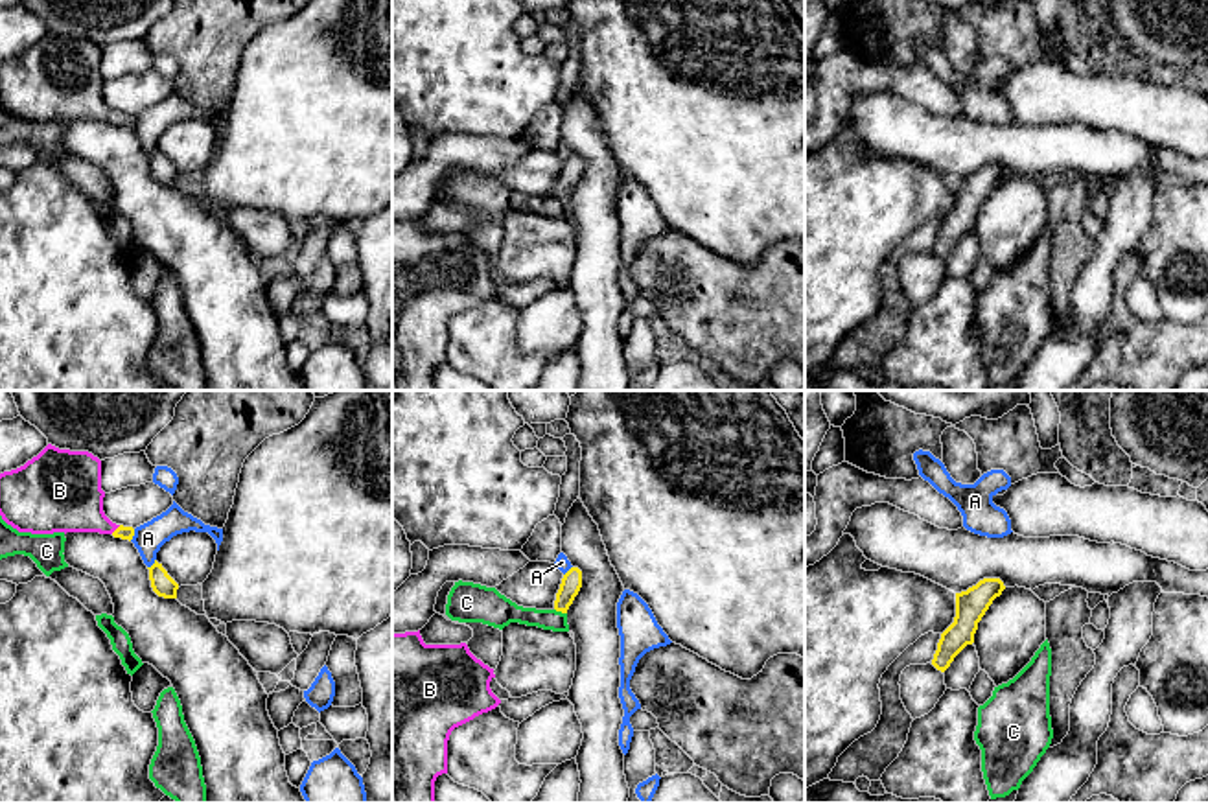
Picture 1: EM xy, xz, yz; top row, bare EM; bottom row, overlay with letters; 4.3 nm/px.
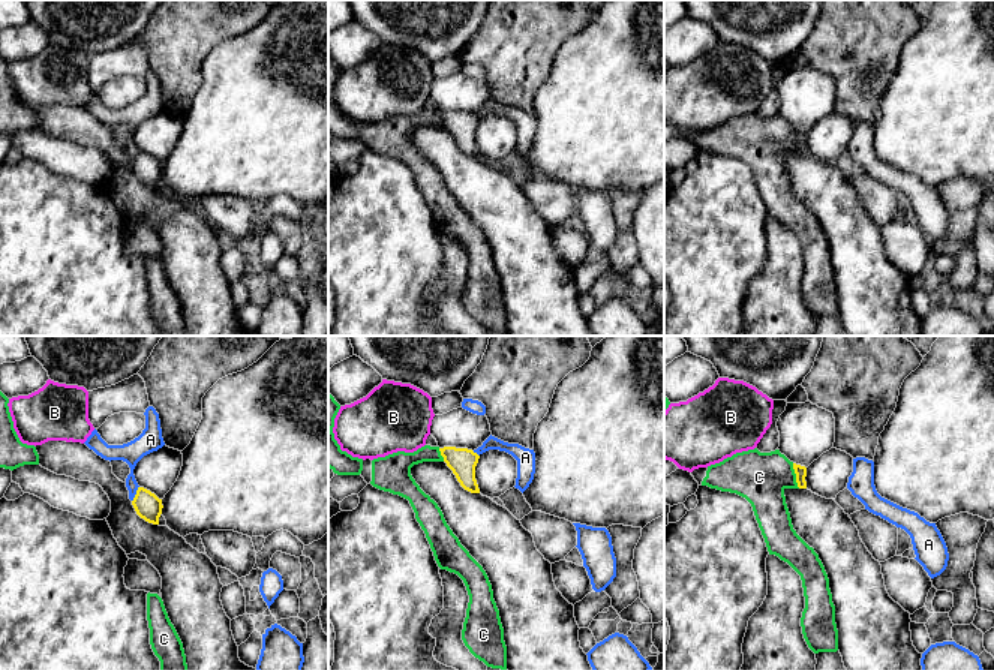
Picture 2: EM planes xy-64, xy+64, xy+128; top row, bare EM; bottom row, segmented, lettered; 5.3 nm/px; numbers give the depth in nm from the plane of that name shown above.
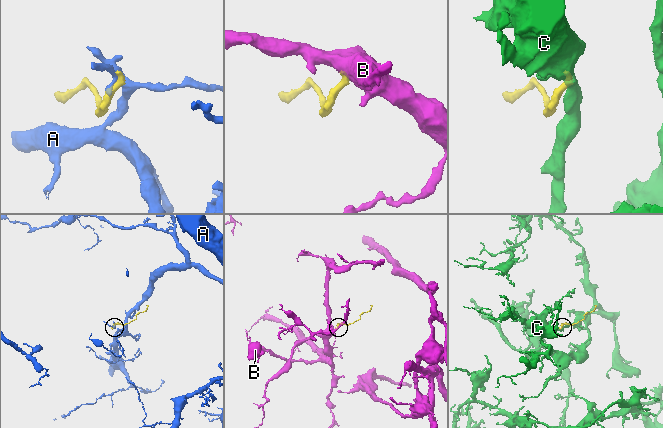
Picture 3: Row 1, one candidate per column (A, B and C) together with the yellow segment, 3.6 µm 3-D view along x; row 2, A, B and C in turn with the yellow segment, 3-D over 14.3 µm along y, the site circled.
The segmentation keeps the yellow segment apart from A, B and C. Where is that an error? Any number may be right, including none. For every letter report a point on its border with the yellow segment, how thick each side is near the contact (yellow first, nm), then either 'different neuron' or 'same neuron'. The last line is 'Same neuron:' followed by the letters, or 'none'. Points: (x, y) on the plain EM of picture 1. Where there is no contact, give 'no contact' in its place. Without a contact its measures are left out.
A: xy (133, 122) | 60/130 nm | different neuron
B: xy (116, 116) | 60/300 nm | same neuron
C: xz (560, 197) | 90/120 nm | different neuron
Same neuron: B

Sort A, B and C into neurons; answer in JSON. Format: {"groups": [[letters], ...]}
{"groups": [["A"], ["B"], ["C"]]}

